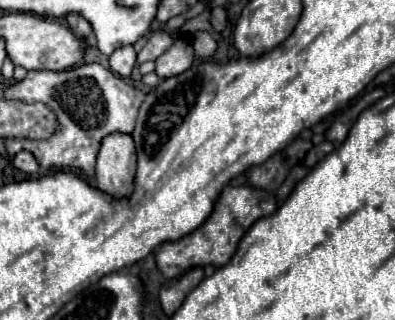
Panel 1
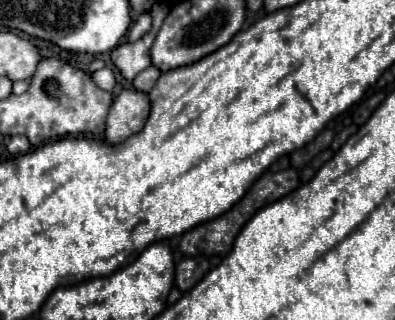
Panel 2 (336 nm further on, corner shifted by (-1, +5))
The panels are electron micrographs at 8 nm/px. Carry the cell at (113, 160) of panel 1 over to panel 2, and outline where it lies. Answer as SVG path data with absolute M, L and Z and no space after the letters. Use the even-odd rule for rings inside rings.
M122 90L110 108L106 120L106 140L110 144L120 144L128 136L142 130L148 120L150 100L146 92L140 90Z

